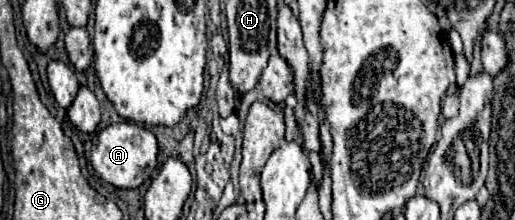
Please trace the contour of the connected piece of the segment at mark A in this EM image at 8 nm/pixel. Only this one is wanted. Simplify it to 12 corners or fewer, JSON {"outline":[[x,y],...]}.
{"outline":[[133,122],[97,134],[91,164],[105,182],[139,188],[157,138]]}

